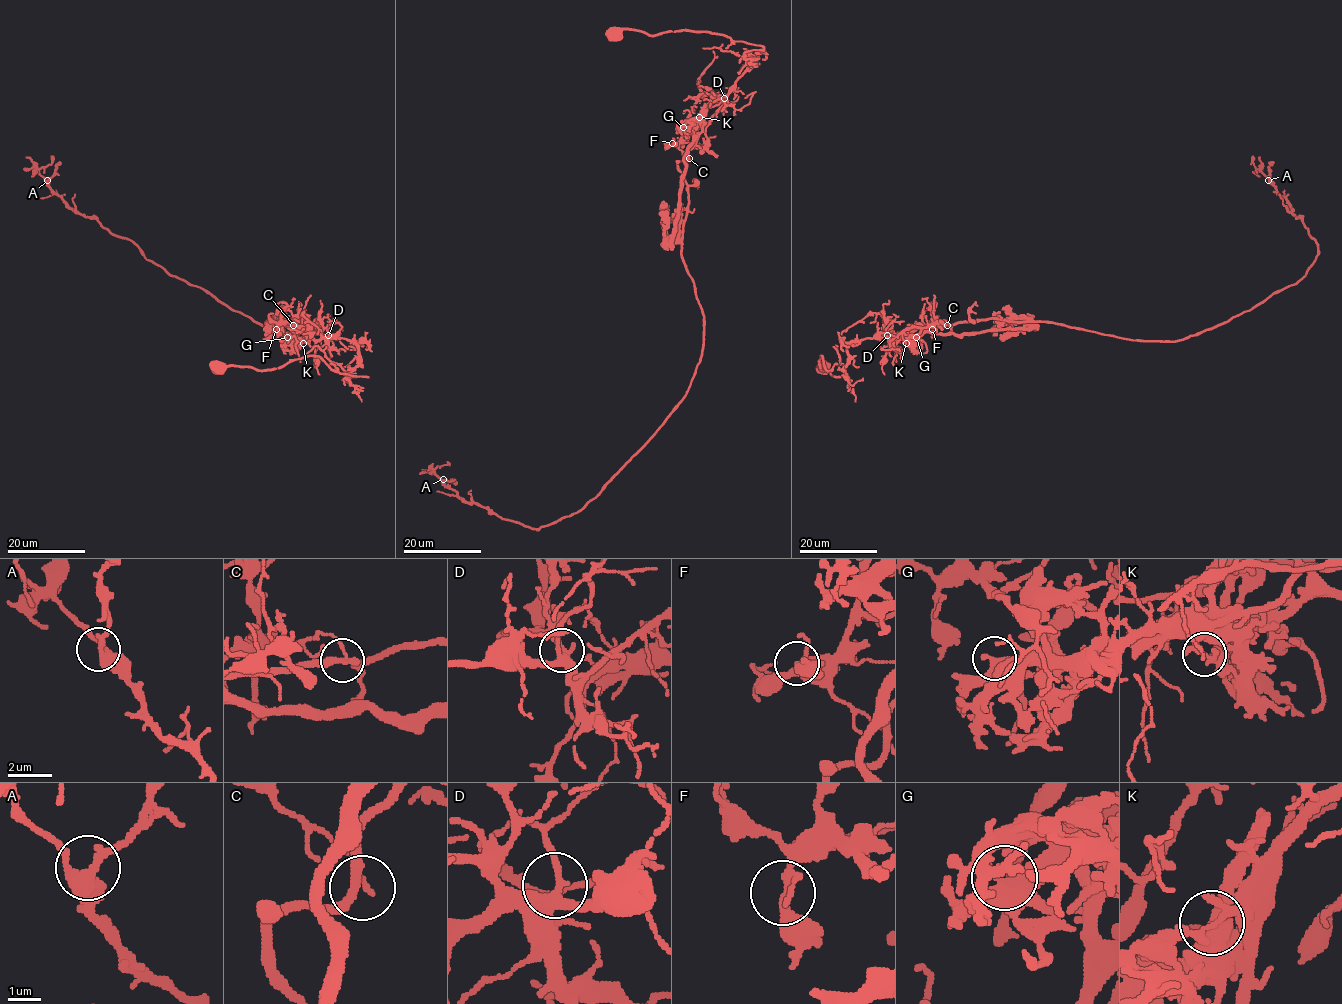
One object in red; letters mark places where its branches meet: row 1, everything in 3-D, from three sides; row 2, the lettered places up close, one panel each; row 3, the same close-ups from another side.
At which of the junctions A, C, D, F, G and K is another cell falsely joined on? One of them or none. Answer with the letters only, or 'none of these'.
K

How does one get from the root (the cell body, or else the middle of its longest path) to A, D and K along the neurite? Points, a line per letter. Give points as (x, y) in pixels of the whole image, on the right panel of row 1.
A: (822, 367), (841, 377), (865, 338), (991, 318), (1196, 335), (1317, 255), (1268, 180)
D: (822, 367), (818, 366), (824, 369), (820, 369), (820, 356), (825, 369), (841, 377), (851, 344), (887, 335)
K: (822, 367), (820, 356), (825, 369), (841, 377), (847, 348), (865, 338), (905, 342)

